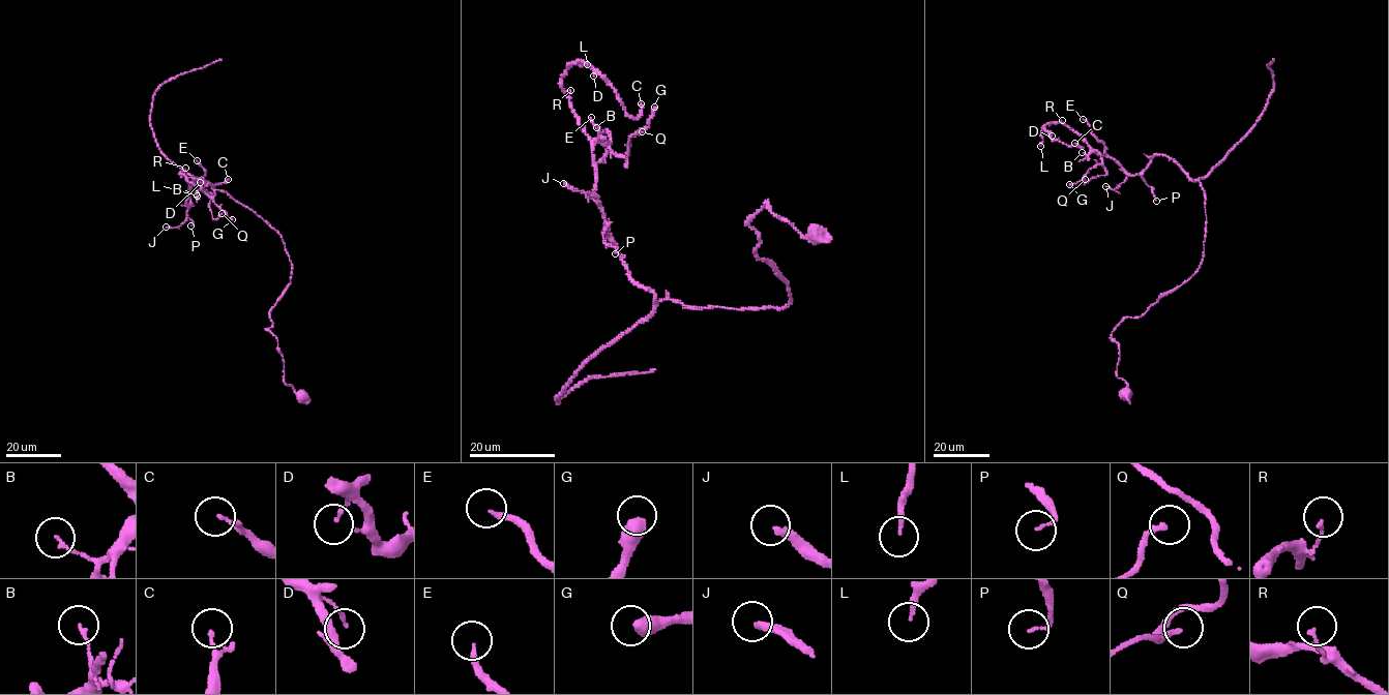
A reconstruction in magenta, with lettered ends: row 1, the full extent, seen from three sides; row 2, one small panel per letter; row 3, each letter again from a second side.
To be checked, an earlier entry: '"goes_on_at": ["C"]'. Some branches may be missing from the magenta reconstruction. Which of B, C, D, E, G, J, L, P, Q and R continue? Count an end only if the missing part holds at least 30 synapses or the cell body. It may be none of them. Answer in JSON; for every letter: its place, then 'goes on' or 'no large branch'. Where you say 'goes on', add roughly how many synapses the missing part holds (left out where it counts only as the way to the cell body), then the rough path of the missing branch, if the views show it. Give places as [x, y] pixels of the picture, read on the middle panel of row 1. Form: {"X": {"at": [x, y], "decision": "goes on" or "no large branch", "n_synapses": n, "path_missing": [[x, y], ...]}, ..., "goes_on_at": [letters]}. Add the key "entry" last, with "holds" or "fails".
{"B": {"at": [596, 127], "decision": "no large branch"}, "C": {"at": [641, 103], "decision": "no large branch"}, "D": {"at": [593, 76], "decision": "no large branch"}, "E": {"at": [591, 117], "decision": "no large branch"}, "G": {"at": [654, 107], "decision": "no large branch"}, "J": {"at": [563, 183], "decision": "no large branch"}, "L": {"at": [587, 64], "decision": "no large branch"}, "P": {"at": [615, 253], "decision": "no large branch"}, "Q": {"at": [642, 131], "decision": "no large branch"}, "R": {"at": [570, 90], "decision": "no large branch"}, "goes_on_at": [], "entry": "fails"}

